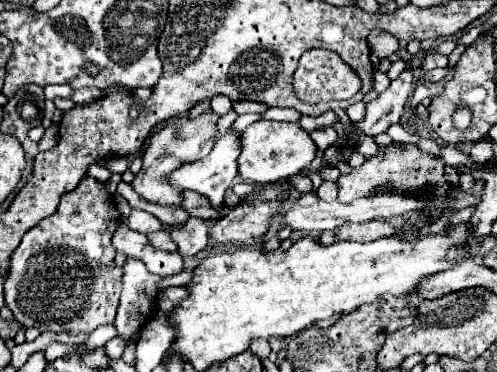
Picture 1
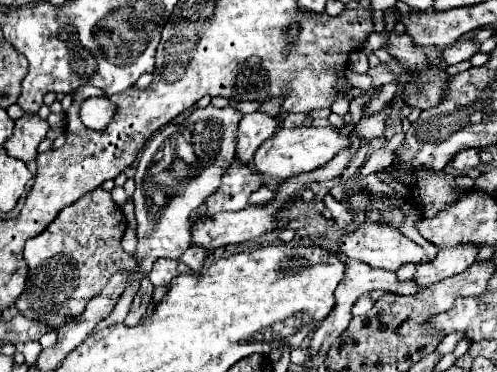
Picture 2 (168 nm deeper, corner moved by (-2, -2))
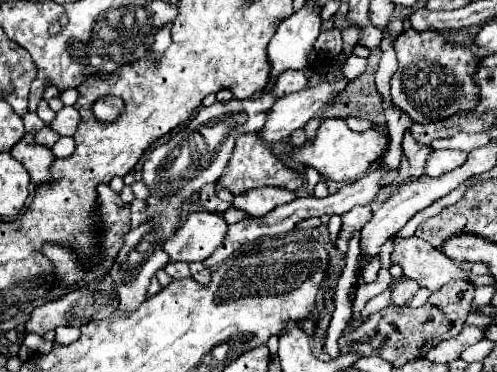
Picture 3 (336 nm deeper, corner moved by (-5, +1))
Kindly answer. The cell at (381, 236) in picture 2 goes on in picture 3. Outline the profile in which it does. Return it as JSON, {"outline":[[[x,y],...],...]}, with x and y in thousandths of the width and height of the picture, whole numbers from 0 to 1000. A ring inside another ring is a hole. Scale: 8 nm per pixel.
{"outline":[[[789,640],[793,645],[793,677],[789,677],[789,710],[801,710],[821,747],[841,747],[857,774],[881,780],[905,753],[938,747],[942,737],[930,737],[922,726],[922,710],[905,694],[897,694],[881,667],[865,661],[849,640]]]}

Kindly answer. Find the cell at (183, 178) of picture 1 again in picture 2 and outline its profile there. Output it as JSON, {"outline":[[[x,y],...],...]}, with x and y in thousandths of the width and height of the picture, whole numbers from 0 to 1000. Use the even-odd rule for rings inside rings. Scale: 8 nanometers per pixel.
{"outline":[[[505,304],[493,309],[481,331],[481,352],[477,352],[477,422],[489,438],[501,438],[513,401],[521,401],[521,390],[529,379],[537,379],[537,368],[549,368],[565,341],[561,341],[565,309],[537,309],[537,304]]]}

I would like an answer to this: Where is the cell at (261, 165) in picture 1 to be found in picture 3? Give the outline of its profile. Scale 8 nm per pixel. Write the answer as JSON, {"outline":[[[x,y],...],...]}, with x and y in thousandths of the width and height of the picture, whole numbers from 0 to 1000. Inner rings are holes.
{"outline":[[[660,317],[648,328],[648,339],[636,355],[636,371],[616,376],[608,392],[592,392],[579,409],[579,425],[608,446],[636,452],[652,478],[664,478],[672,489],[704,489],[728,473],[740,446],[765,425],[769,403],[777,398],[777,366],[761,349],[736,349],[736,355],[708,355],[692,323]]]}

